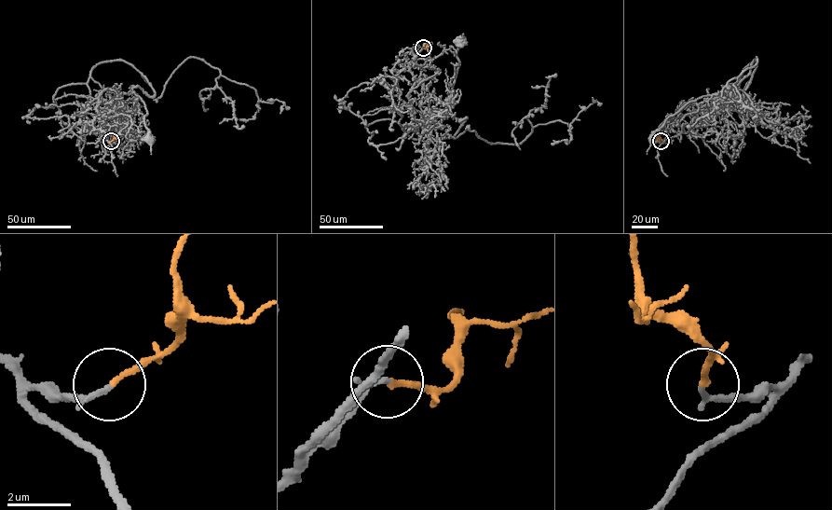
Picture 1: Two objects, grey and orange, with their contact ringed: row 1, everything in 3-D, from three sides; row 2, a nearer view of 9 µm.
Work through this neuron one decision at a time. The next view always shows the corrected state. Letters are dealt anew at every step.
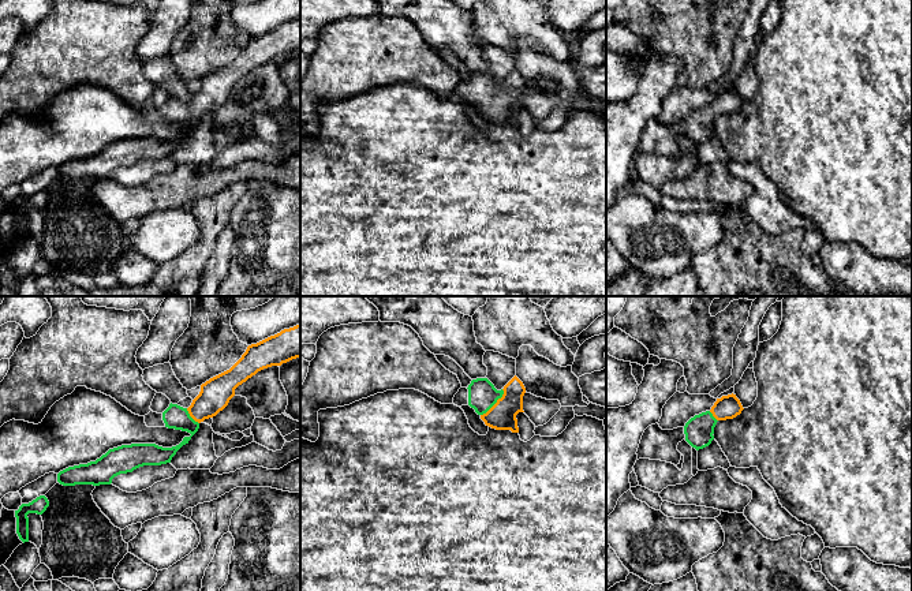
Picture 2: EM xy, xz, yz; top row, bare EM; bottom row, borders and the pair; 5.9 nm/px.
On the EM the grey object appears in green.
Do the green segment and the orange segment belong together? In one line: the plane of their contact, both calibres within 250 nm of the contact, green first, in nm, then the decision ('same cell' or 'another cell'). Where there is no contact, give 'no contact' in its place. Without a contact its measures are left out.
meets green in xz; 170 nm thick on the green side, 160 nm on the other; same cell

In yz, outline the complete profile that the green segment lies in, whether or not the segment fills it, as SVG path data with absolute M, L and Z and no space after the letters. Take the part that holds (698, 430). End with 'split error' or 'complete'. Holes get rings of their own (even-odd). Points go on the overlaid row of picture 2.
M733 393L717 399L710 411L695 415L685 423L685 441L696 450L709 446L714 439L713 434L717 422L733 419L743 409L740 400Z | split error

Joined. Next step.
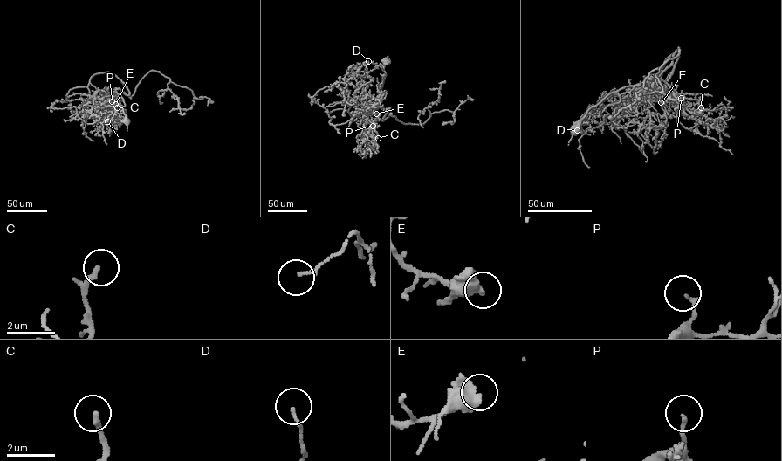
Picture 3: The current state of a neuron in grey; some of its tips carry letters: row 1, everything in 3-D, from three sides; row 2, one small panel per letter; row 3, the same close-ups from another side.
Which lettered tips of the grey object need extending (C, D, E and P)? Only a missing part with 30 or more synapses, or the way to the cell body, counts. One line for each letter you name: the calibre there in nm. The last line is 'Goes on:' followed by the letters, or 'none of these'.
C: calibre 150 nm
E: calibre 440 nm
P: calibre 140 nm
Goes on: C, E, P

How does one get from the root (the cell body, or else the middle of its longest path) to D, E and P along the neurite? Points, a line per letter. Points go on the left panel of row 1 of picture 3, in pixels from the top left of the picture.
D: (126, 121), (121, 97), (100, 90), (91, 113), (100, 122), (107, 121)
E: (126, 121), (123, 99), (116, 92), (110, 92), (109, 97), (115, 104)
P: (126, 121), (123, 99), (116, 92), (109, 93), (112, 101)

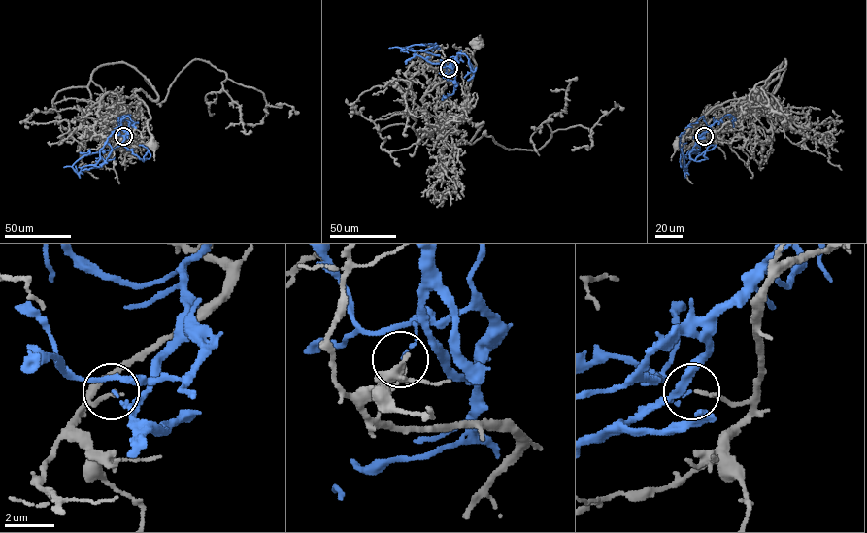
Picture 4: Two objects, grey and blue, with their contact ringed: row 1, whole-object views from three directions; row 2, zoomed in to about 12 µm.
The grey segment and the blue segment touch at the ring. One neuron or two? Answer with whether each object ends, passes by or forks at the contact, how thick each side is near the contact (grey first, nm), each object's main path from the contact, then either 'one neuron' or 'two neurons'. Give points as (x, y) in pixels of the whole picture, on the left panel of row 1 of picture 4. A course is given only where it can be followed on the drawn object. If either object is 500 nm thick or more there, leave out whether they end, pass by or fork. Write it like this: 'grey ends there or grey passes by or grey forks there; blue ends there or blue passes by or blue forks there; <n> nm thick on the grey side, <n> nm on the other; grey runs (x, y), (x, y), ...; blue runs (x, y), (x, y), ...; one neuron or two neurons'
grey ends there; blue ends there; 130 nm thick on the grey side, 110 nm on the other; grey runs (123, 136), (129, 129), (104, 122), (97, 115), (99, 101), (109, 92), (136, 95), (146, 105), (152, 145); blue runs (123, 136), (121, 144), (113, 149), (83, 156), (72, 166), (77, 173), (97, 163), (111, 132); two neurons

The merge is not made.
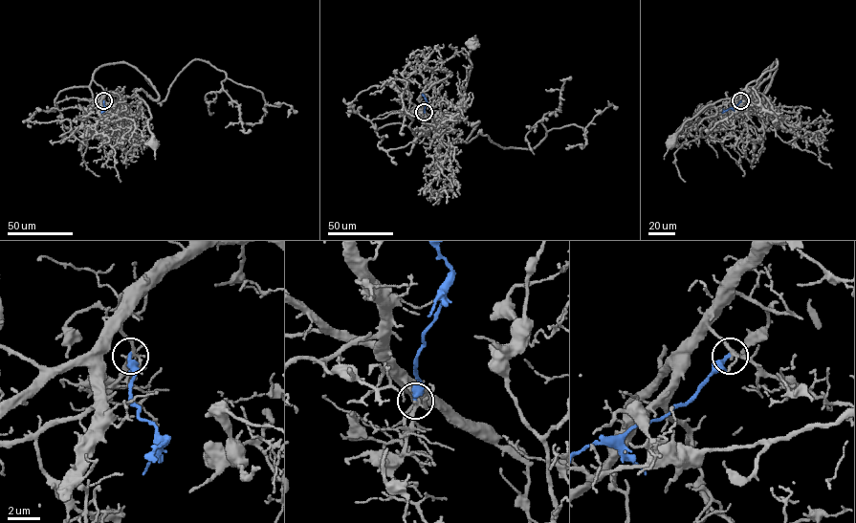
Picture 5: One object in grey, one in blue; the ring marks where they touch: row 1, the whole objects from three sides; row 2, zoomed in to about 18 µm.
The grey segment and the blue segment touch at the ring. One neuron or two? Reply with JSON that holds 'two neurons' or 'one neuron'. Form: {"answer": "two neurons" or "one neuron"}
{"answer": "two neurons"}

